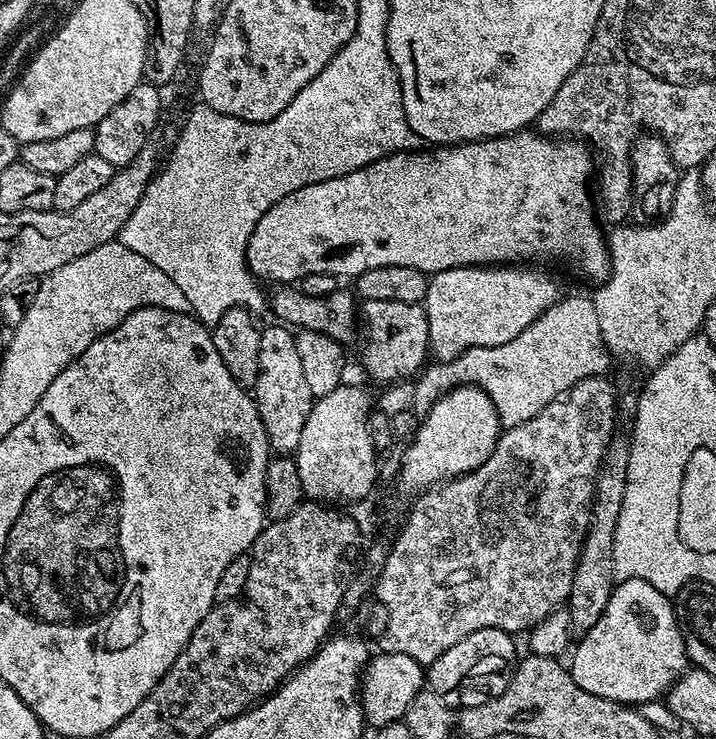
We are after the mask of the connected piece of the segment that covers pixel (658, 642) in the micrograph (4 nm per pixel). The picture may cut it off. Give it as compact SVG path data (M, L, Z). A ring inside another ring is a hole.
M642 578L621 580L613 587L602 618L575 641L571 656L570 671L582 690L629 706L661 699L690 664L673 601Z

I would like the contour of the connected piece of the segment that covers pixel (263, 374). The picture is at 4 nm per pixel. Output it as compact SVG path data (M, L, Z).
M272 322L268 329L265 327L261 331L258 366L260 373L254 385L254 399L268 435L269 449L276 454L295 453L298 442L302 442L302 429L306 427L306 418L310 418L314 398L302 374L302 361L298 358L296 337L291 327Z

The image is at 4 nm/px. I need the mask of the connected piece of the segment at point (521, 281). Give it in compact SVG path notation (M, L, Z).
M477 266L475 268L451 268L450 270L442 270L441 272L431 273L428 281L428 289L426 290L426 298L423 305L426 310L426 318L430 326L430 352L437 361L443 362L458 358L466 350L471 348L485 348L486 346L502 346L502 342L511 342L513 338L518 338L518 334L522 334L522 330L526 330L526 326L530 326L530 322L534 322L544 311L550 306L554 306L557 300L561 299L562 291L556 285L556 280L548 272L539 272L536 266Z

